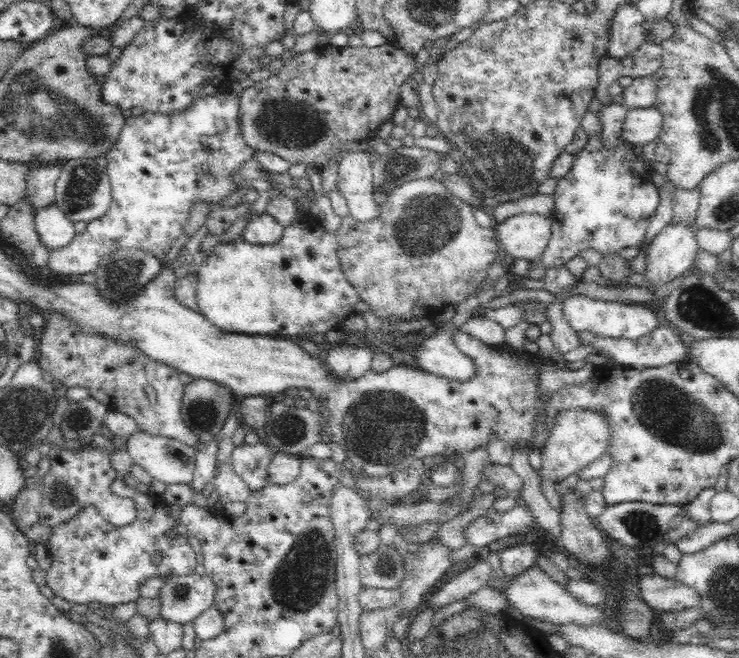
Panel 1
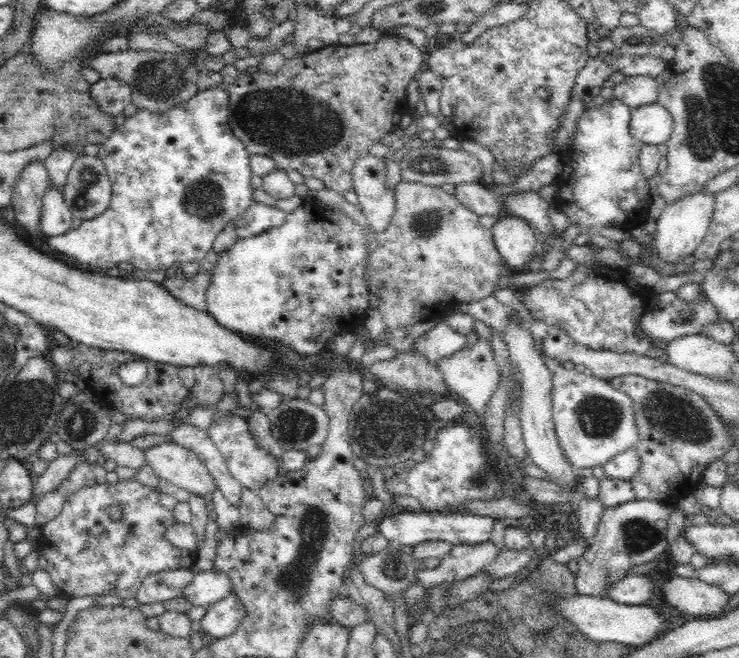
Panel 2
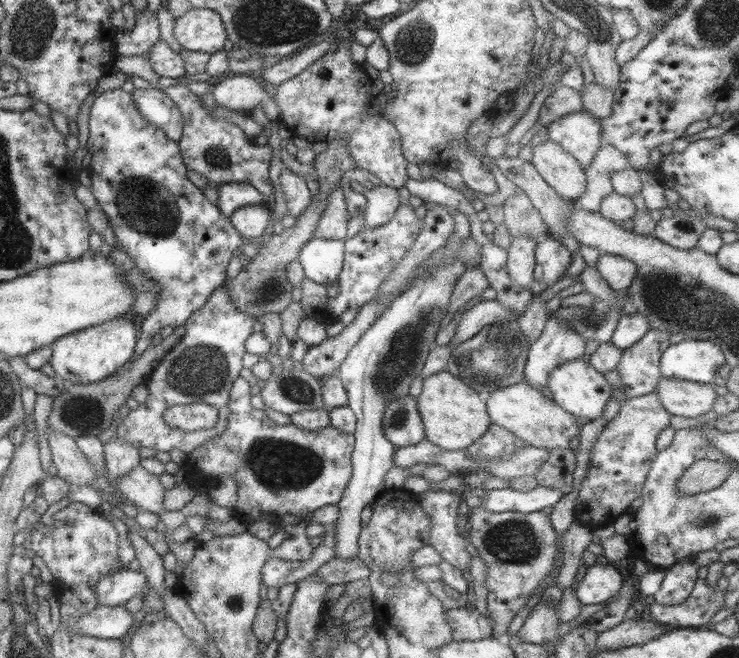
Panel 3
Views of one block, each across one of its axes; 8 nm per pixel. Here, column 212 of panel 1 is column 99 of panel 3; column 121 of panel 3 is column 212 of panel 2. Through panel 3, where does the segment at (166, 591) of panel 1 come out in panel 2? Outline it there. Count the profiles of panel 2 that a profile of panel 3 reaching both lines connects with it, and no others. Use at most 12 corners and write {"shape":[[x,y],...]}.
{"shape":[[197,570],[182,595],[212,606],[232,593],[232,577]]}

